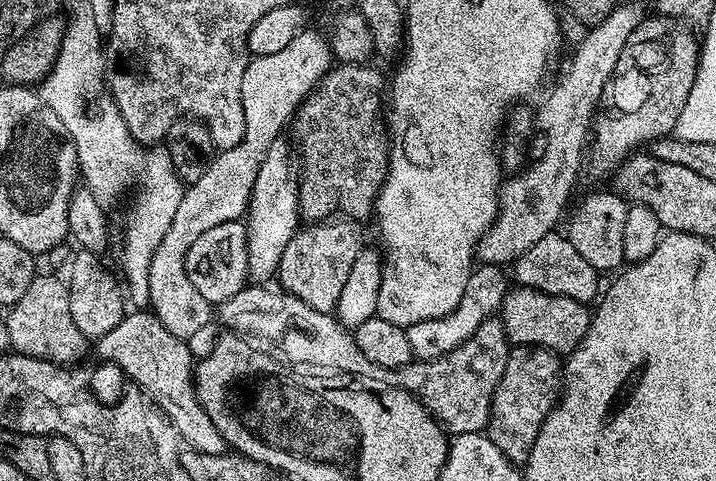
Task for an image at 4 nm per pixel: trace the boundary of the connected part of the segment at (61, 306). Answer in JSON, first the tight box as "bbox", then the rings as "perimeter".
{"bbox":[7,274,86,366],"perimeter":[[[37,274],[26,289],[26,294],[22,294],[22,298],[18,298],[18,302],[11,305],[7,312],[8,342],[19,355],[36,356],[39,360],[50,360],[53,364],[66,366],[72,362],[70,360],[76,360],[83,354],[86,337],[82,330],[78,330],[74,317],[70,314],[70,294],[67,283],[61,277],[59,280],[56,276]]]}

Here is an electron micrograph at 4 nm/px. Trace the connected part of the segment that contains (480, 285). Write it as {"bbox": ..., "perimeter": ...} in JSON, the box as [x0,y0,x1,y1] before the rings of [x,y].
{"bbox":[405,263,508,360],"perimeter":[[[481,263],[471,272],[466,280],[463,294],[458,305],[447,315],[424,322],[412,323],[405,329],[407,342],[410,343],[412,355],[419,360],[433,360],[444,353],[450,353],[462,342],[473,336],[474,332],[486,319],[493,317],[500,309],[500,304],[508,289],[508,282],[499,265]]]}

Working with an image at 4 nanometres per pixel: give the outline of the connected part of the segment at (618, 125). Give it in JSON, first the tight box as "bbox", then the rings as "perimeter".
{"bbox":[586,14,700,170],"perimeter":[[[652,14],[643,19],[638,28],[630,34],[618,57],[611,83],[602,93],[591,123],[590,143],[586,148],[587,167],[589,164],[596,170],[608,167],[611,169],[633,155],[634,150],[643,149],[640,148],[643,144],[644,147],[651,145],[652,141],[675,133],[678,114],[682,114],[682,106],[686,104],[686,98],[690,98],[690,86],[694,86],[694,78],[700,65],[698,36],[691,30],[693,31],[691,27],[682,26],[675,16]]]}

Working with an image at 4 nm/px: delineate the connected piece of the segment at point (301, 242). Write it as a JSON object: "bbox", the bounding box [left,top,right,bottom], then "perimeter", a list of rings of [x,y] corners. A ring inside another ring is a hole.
{"bbox":[279,218,362,313],"perimeter":[[[329,218],[323,222],[305,223],[290,238],[286,250],[282,250],[279,287],[306,302],[306,306],[314,310],[335,313],[342,286],[362,249],[360,232],[355,226],[357,225],[348,218]]]}

